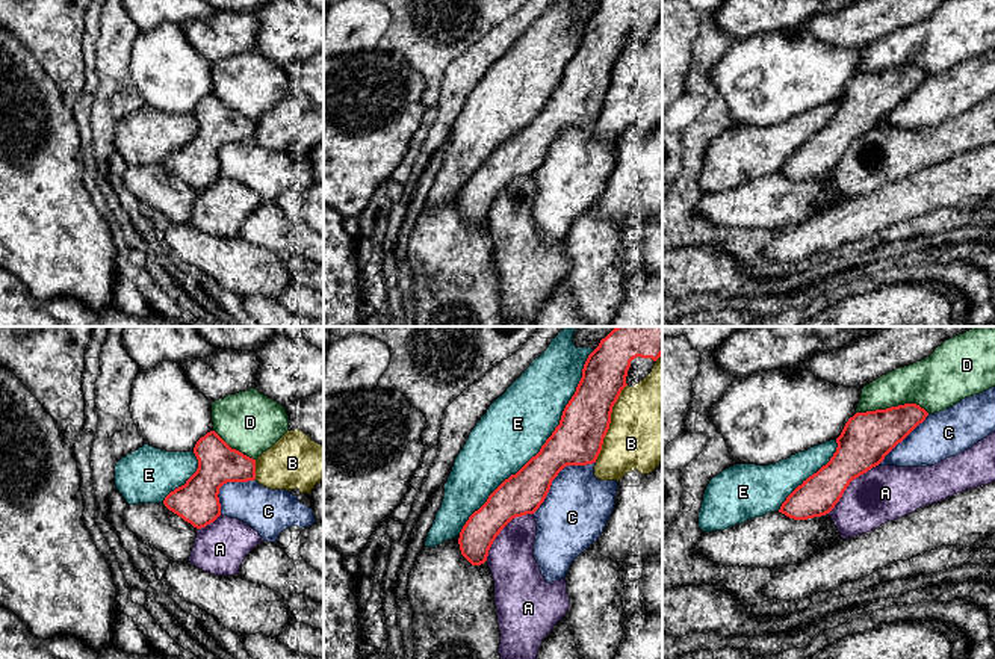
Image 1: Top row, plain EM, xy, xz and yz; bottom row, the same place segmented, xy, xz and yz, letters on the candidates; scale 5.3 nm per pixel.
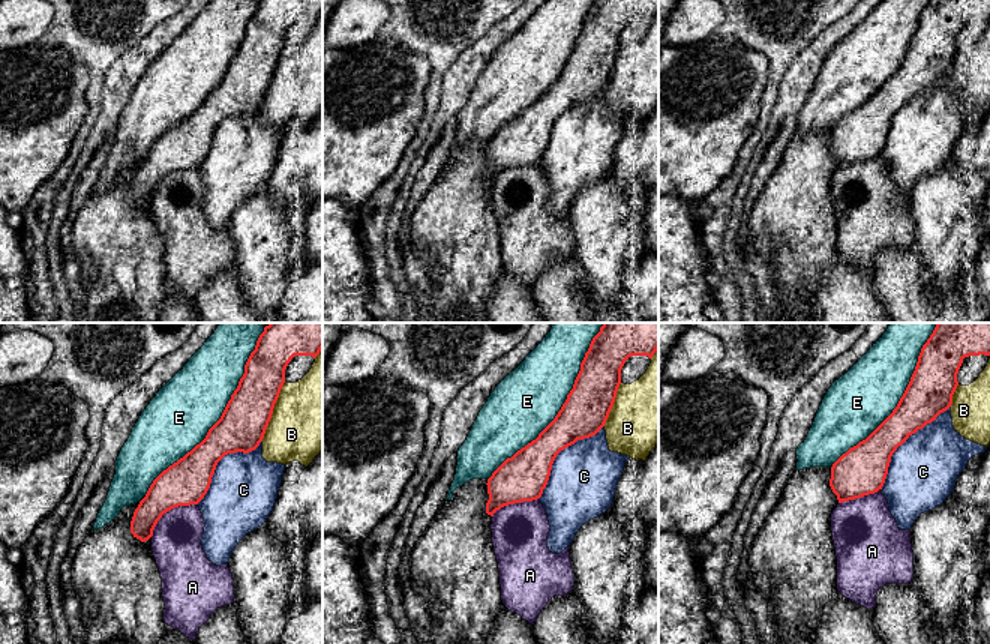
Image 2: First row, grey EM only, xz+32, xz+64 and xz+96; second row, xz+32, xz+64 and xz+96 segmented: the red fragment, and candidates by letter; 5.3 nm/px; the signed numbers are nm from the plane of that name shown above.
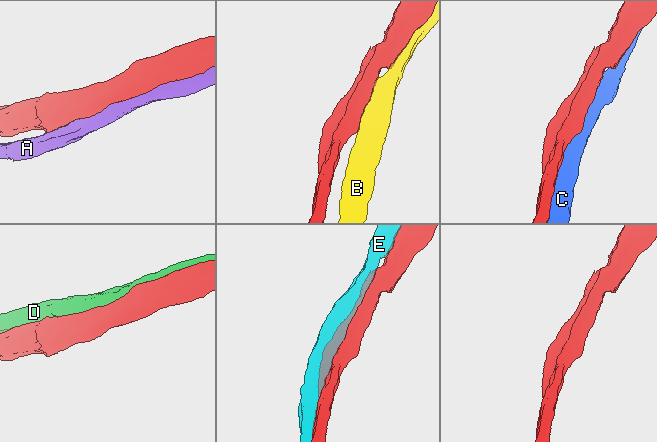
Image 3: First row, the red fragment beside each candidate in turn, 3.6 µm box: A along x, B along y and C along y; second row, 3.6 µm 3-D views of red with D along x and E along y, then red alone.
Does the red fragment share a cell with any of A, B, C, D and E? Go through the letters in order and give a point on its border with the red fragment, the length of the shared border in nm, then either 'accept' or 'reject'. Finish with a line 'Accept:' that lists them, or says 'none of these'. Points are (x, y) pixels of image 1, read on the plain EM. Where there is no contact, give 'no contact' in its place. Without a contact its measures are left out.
A: xz (502, 189) | 360 nm | reject
B: xz (610, 83) | 440 nm | reject
C: xz (557, 136) | 440 nm | reject
D: yz (892, 68) | 400 nm | reject
E: xz (545, 105) | 1200 nm | reject
Accept: none of these

